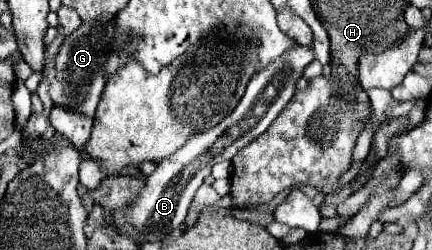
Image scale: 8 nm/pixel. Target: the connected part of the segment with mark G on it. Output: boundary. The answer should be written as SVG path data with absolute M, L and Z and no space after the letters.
M115 19L109 21L87 21L81 23L79 29L65 37L55 57L55 77L49 85L49 97L53 105L65 107L69 111L83 113L87 117L95 115L101 93L105 89L105 73L107 59L111 53L111 43L115 37Z

